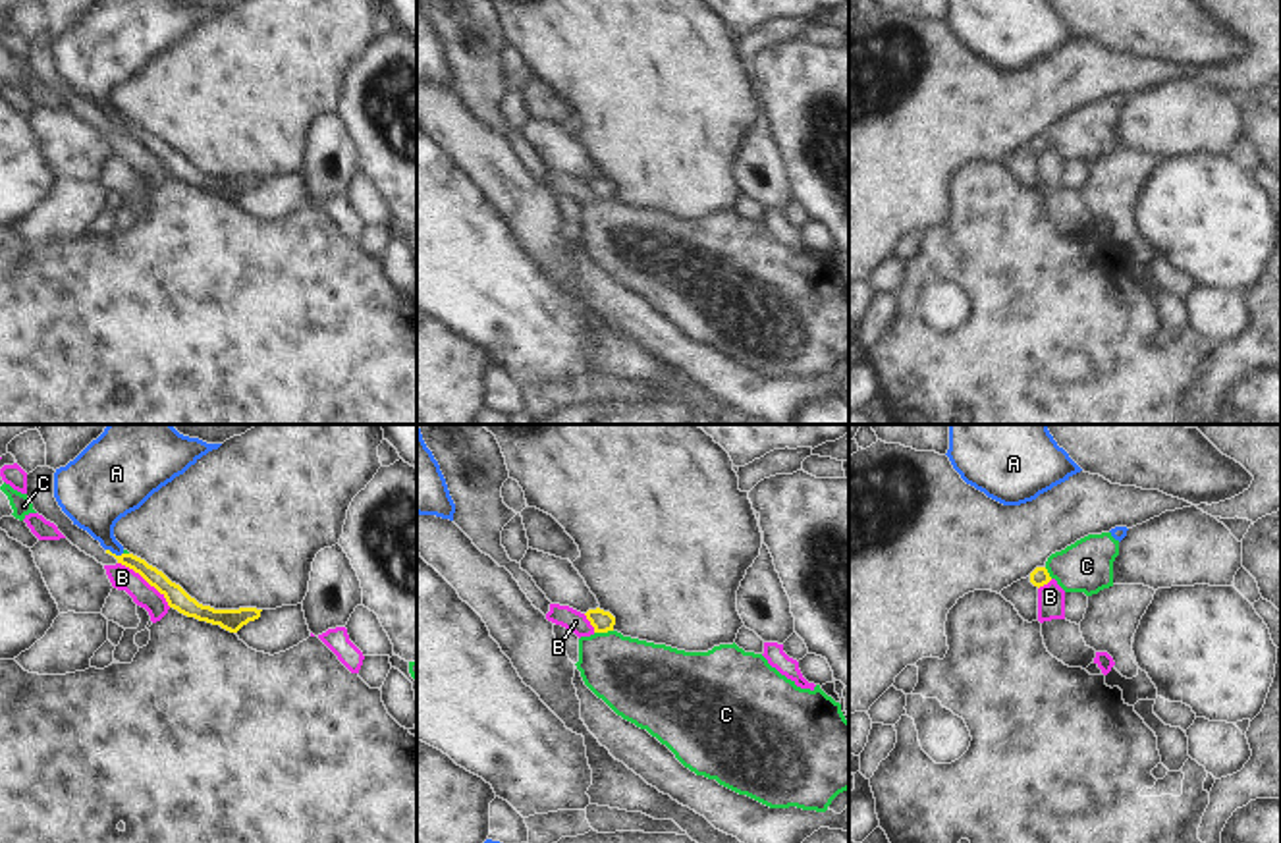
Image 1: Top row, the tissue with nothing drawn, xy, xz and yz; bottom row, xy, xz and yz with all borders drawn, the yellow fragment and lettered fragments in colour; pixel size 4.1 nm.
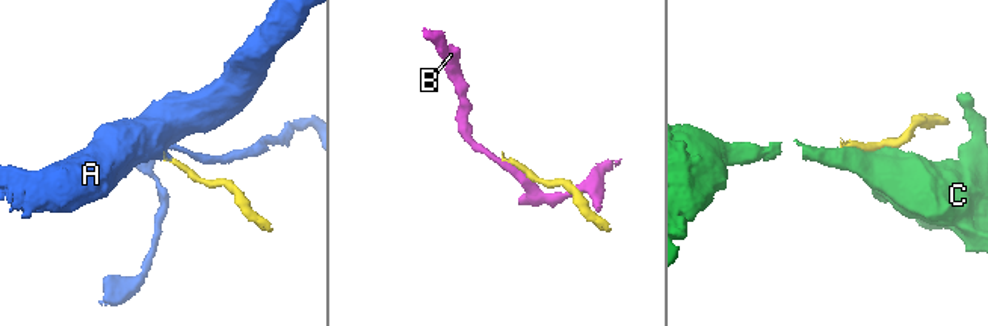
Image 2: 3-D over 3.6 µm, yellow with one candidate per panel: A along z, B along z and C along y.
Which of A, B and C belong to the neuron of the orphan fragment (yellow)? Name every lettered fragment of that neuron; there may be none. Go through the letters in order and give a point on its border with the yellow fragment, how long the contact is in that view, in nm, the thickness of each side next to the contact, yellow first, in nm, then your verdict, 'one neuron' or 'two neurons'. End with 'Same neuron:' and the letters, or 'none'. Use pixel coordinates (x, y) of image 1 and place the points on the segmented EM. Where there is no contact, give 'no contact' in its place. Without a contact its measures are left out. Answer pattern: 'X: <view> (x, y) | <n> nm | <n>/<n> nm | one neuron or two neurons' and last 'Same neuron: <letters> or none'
A: xy (114, 554) | 80 nm | 70/280 nm | one neuron
B: xy (145, 579) | 300 nm | 90/100 nm | two neurons
C: xz (602, 631) | 80 nm | 90/320 nm | two neurons
Same neuron: A

